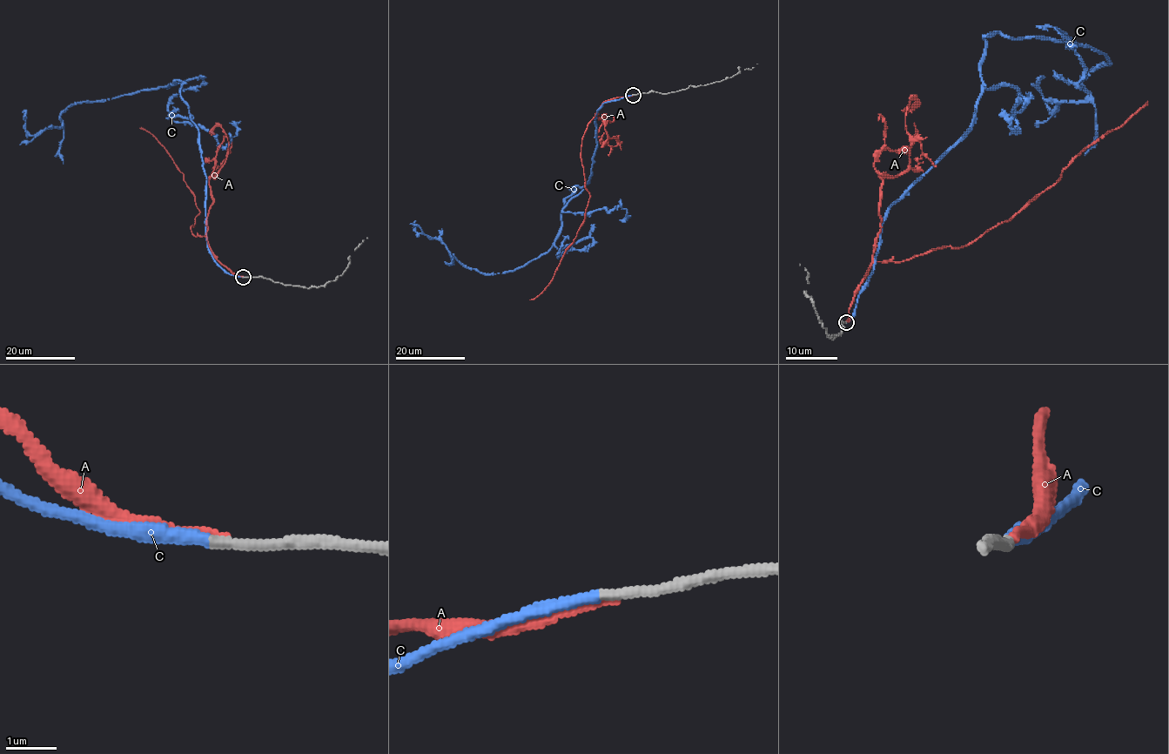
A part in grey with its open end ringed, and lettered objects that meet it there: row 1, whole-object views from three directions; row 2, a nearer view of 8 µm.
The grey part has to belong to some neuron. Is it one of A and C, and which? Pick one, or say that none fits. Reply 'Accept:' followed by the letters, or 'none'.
Accept: C

